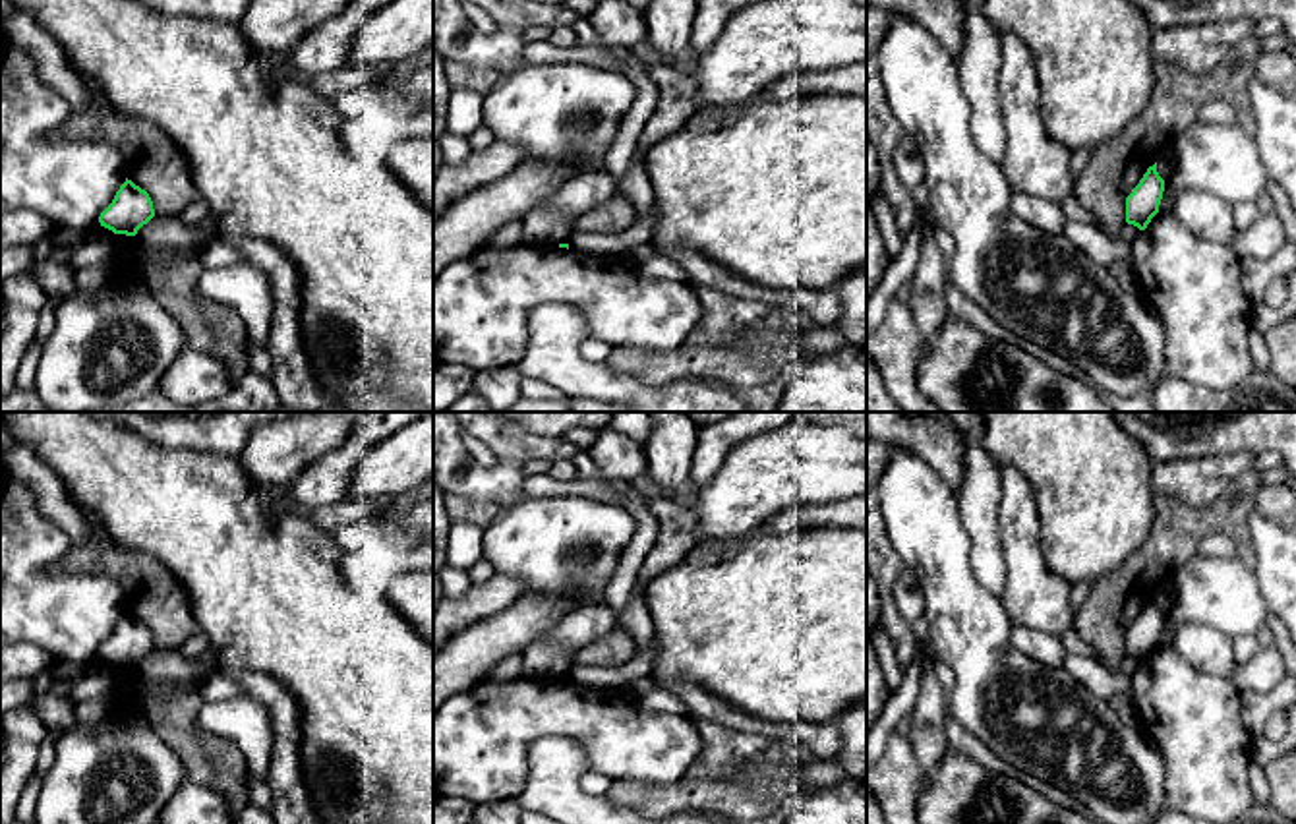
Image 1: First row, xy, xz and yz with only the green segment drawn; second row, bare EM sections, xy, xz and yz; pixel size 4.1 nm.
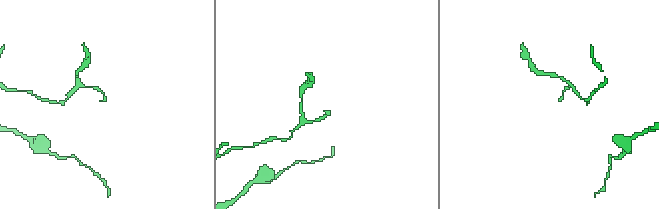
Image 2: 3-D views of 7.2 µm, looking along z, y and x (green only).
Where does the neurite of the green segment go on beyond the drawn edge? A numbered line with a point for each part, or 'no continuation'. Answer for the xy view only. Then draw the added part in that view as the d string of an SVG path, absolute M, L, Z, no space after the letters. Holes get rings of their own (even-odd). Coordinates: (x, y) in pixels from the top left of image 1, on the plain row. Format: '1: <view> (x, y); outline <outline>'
no continuation

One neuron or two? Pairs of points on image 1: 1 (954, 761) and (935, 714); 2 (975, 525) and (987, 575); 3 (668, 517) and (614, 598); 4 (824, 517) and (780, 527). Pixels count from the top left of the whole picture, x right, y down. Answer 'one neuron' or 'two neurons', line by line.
1: two neurons
2: one neuron
3: two neurons
4: one neuron

